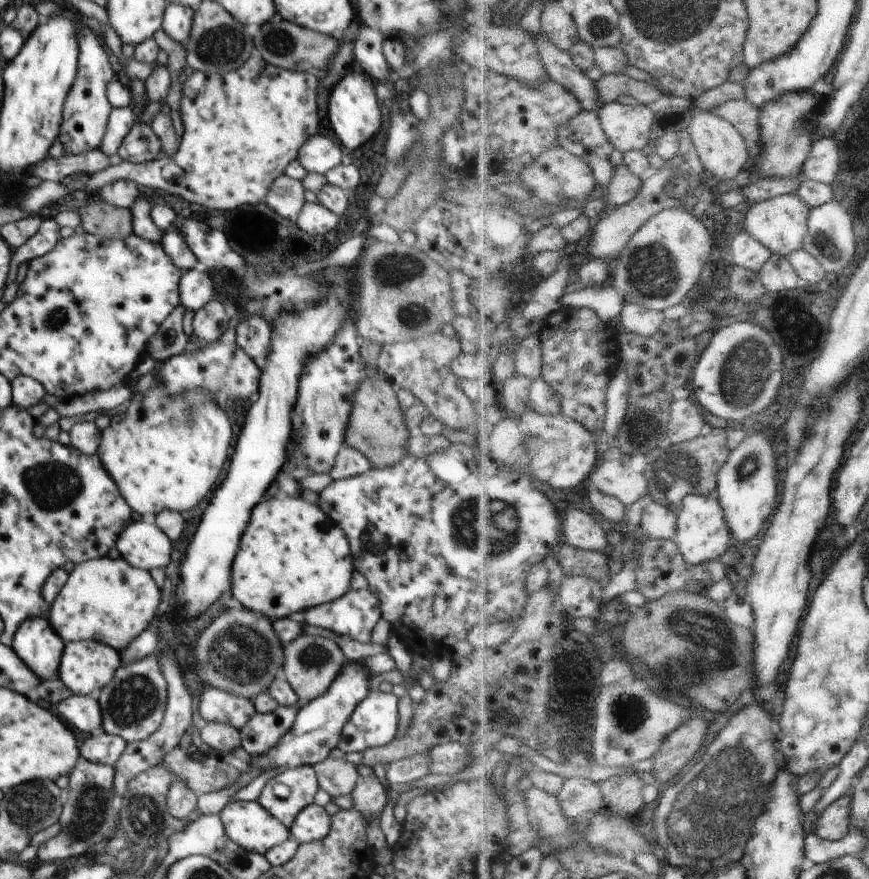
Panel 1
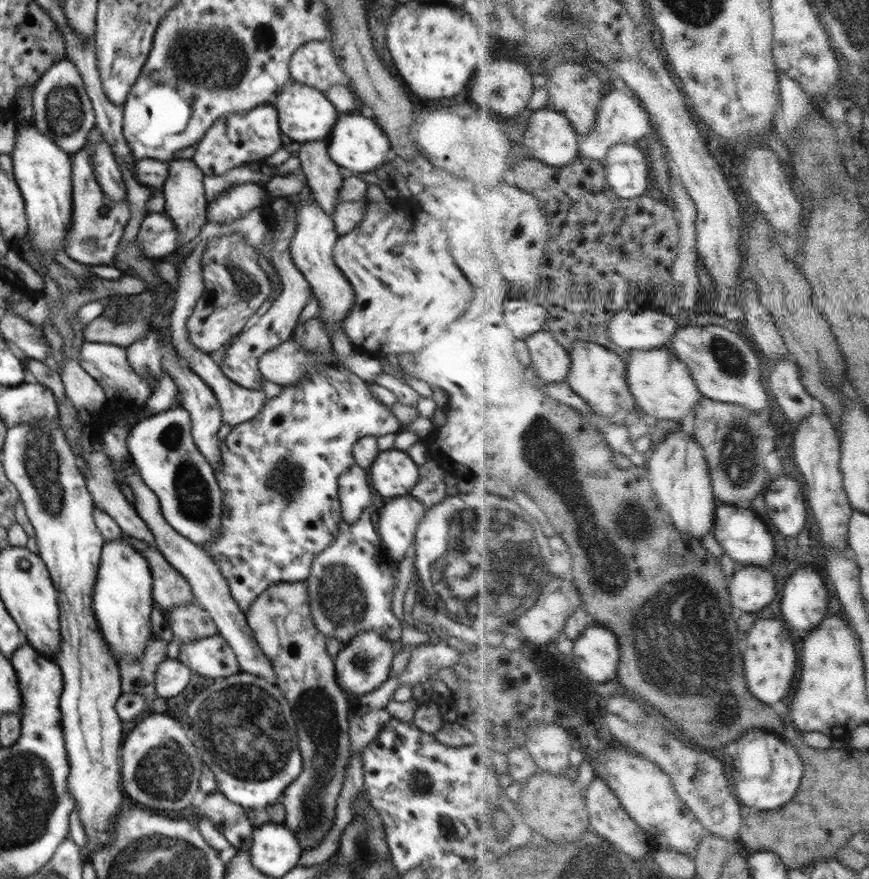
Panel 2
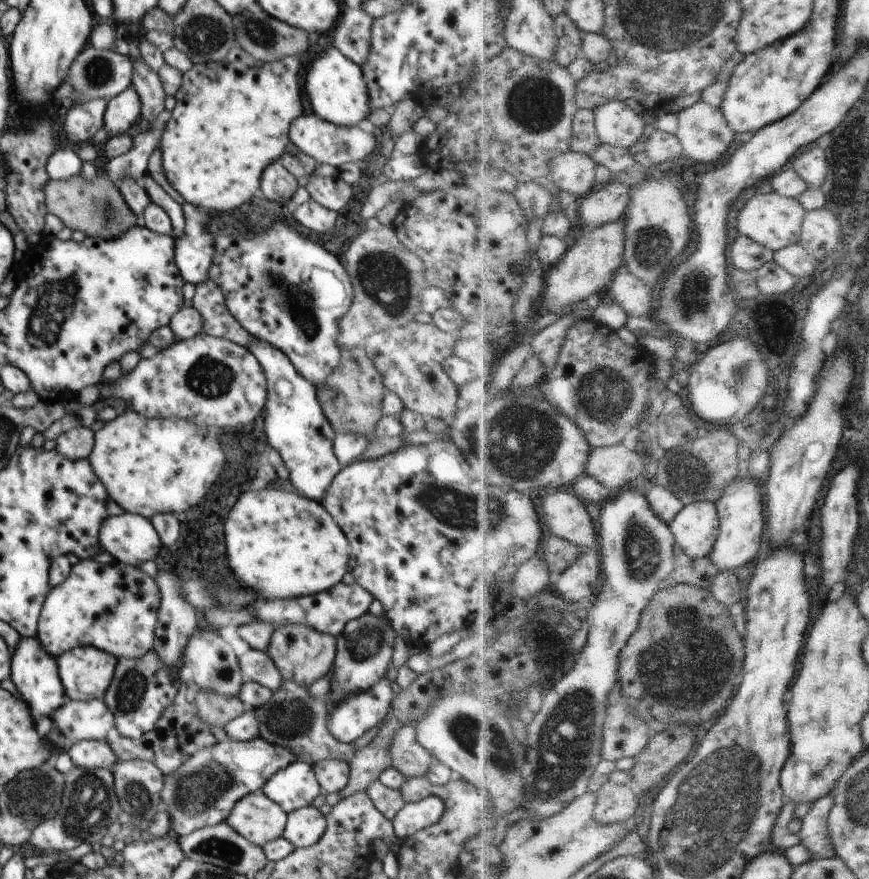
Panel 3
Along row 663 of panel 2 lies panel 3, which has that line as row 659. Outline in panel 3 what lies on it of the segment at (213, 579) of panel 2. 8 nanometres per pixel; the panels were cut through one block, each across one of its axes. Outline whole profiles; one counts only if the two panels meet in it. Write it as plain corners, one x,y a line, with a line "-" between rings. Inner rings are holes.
248,650
246,654
239,657
239,666
246,681
257,682
272,692
278,690
285,681
266,652

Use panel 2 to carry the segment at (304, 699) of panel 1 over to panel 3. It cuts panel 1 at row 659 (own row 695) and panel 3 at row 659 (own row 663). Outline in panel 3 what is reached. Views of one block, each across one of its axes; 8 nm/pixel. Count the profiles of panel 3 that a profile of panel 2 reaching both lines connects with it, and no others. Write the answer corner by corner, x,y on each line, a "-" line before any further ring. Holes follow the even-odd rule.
300,624
275,629
267,654
280,670
282,678
308,687
331,672
337,651
337,637

